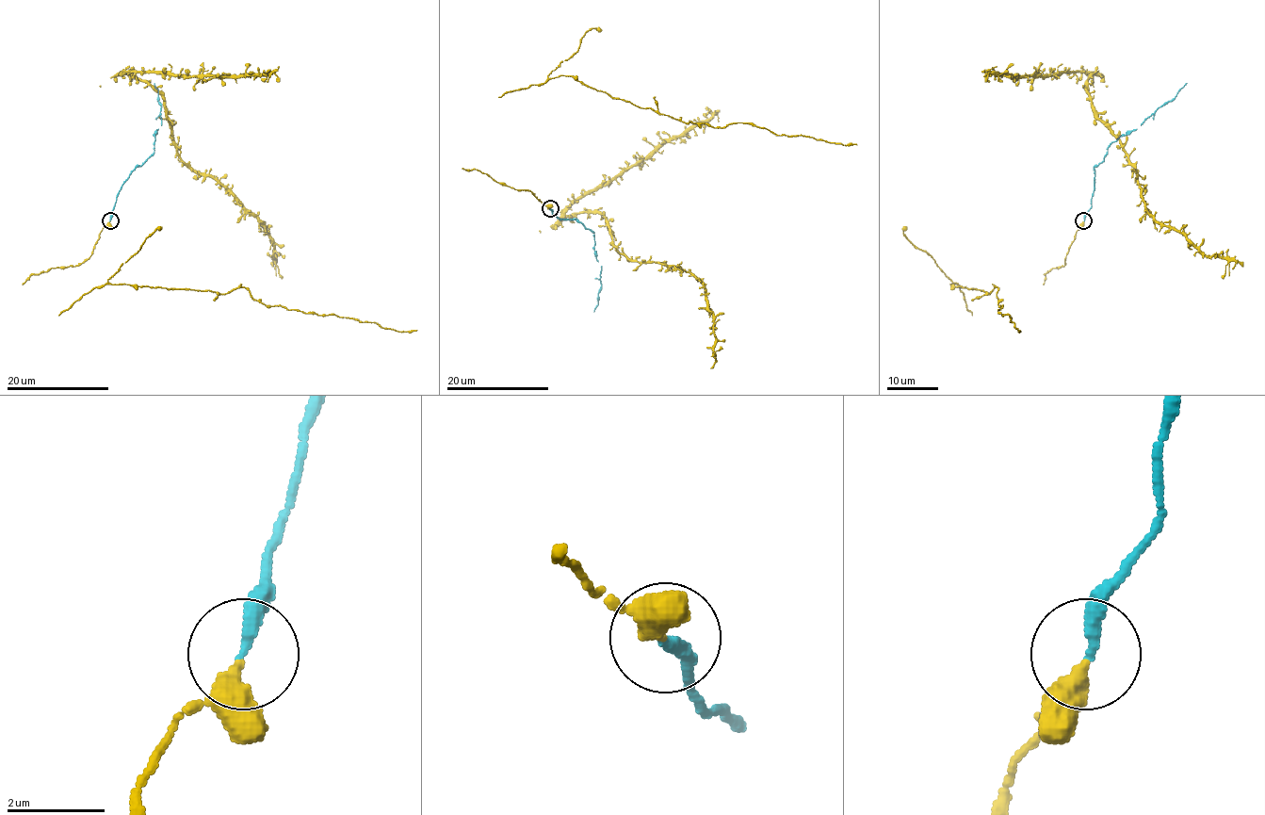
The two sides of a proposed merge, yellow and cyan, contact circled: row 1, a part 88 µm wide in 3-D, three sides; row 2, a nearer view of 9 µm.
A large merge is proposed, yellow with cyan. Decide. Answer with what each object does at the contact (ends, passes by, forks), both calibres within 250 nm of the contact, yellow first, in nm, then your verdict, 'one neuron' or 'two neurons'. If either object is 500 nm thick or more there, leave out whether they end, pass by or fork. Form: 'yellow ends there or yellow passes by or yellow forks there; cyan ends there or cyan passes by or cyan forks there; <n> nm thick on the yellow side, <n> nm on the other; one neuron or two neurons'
yellow ends there; cyan ends there; 420 nm thick on the yellow side, 240 nm on the other; one neuron

